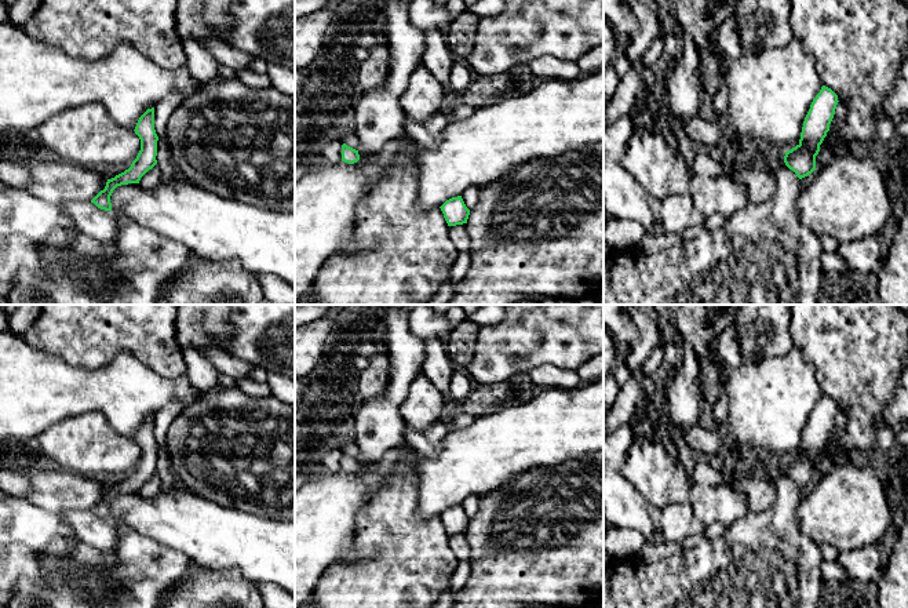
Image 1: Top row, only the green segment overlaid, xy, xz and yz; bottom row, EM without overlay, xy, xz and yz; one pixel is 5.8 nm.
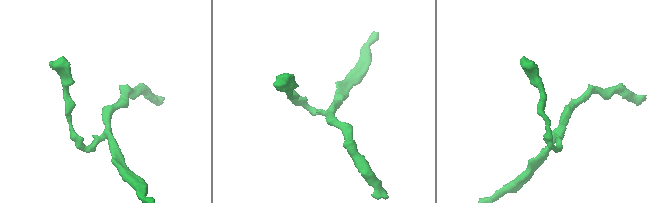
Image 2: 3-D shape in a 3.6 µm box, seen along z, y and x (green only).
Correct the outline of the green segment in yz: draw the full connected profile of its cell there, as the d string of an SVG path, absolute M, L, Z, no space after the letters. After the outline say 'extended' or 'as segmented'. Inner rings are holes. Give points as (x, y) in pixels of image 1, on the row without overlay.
M823 394L805 426L799 452L785 460L784 472L799 488L816 478L816 465L829 440L838 411L838 404Z; as segmented

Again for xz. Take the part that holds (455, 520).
M462 505L446 509L440 517L448 535L467 532L470 518L466 516Z; as segmented

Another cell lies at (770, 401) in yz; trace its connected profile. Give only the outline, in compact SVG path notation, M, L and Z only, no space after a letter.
M795 346L784 356L728 368L723 392L730 400L725 429L728 438L740 449L765 448L783 460L799 451L805 426L823 396L814 367Z

